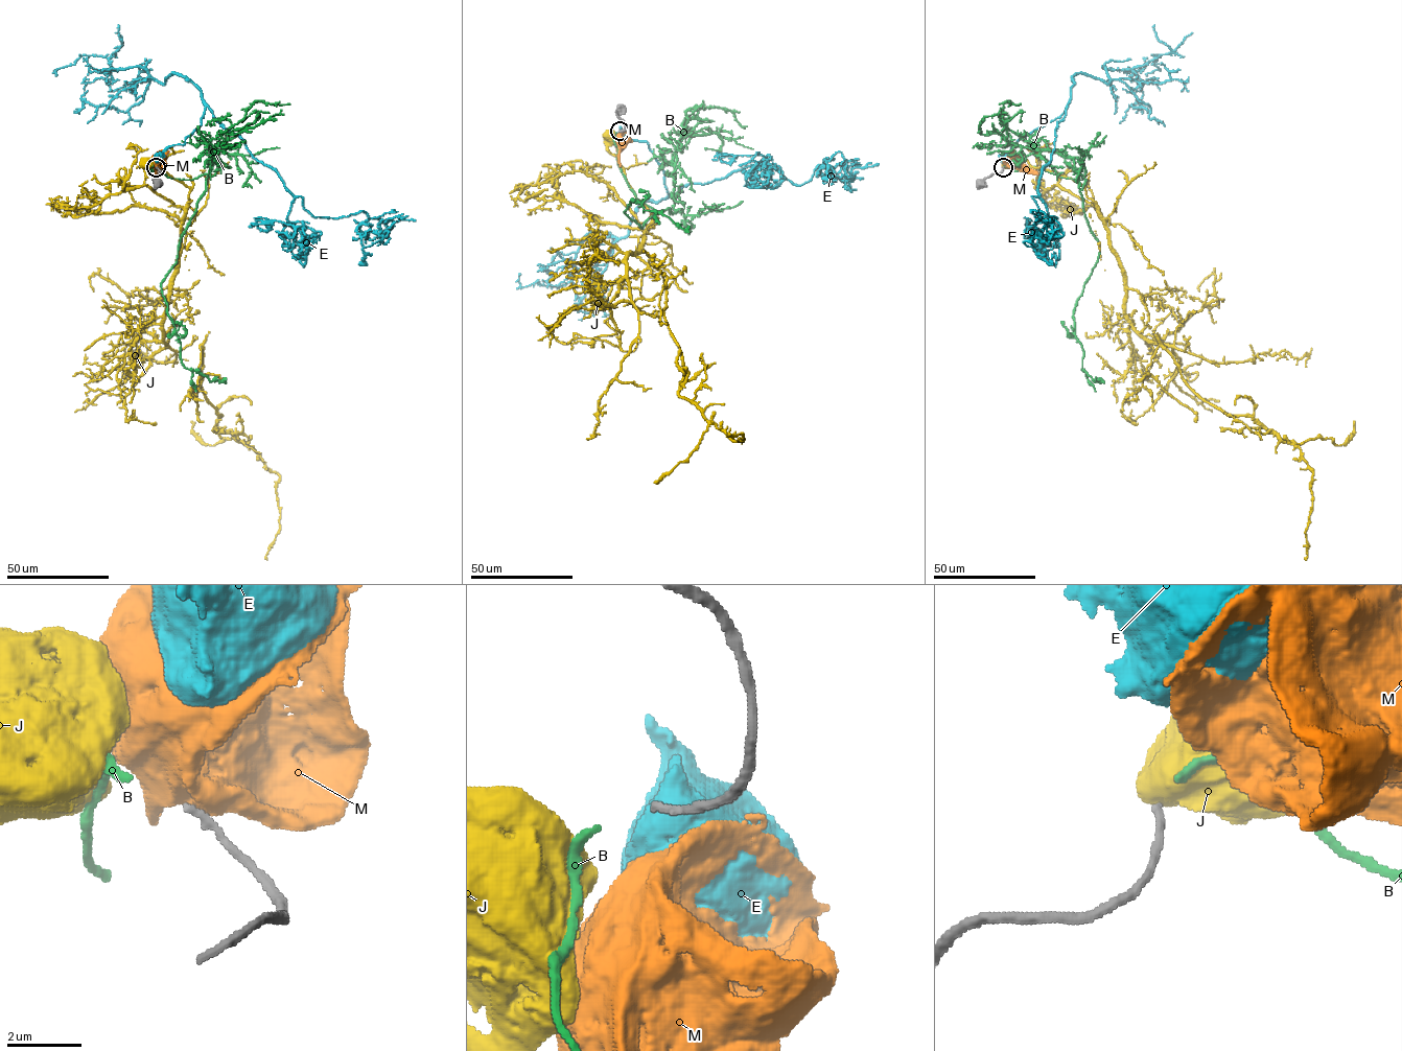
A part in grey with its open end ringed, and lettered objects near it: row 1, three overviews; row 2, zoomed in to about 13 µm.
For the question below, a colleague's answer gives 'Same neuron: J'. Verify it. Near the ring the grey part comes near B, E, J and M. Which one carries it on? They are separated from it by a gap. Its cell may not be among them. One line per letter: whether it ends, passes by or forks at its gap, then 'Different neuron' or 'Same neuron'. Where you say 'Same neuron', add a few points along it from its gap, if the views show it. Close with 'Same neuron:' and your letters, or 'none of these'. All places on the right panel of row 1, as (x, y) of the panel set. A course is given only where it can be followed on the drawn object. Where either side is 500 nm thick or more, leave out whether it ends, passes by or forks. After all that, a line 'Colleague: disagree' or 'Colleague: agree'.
B: It ends there. Same neuron. Its course: (1004, 166), (1085, 180), (1083, 209), (1100, 252), (1073, 319), (1082, 368), (1097, 380)
E: Different neuron
J: Different neuron
M: Different neuron
Same neuron: B
Colleague: disagree

